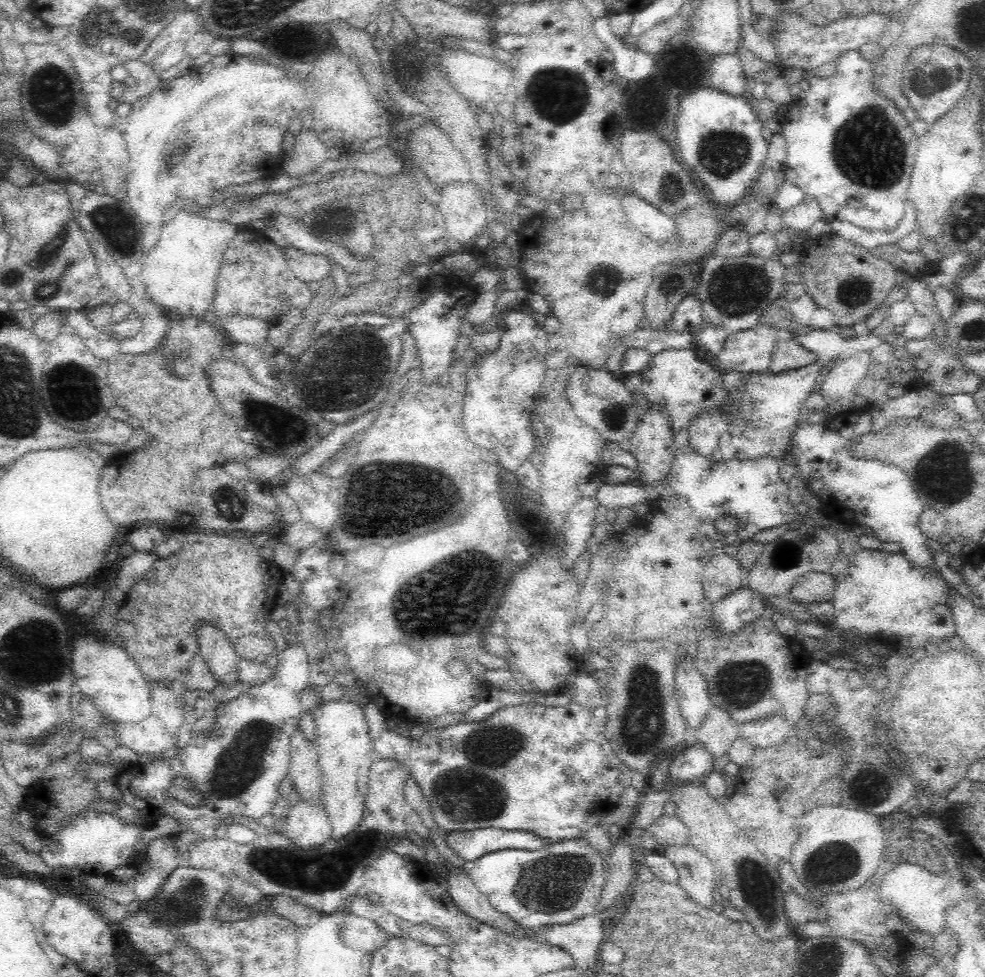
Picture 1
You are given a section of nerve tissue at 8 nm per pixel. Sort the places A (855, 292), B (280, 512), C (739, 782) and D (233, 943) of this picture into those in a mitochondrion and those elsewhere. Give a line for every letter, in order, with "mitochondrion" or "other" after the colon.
A: mitochondrion
B: other
C: other
D: other

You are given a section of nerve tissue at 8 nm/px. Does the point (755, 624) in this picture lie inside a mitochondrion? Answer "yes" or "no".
no

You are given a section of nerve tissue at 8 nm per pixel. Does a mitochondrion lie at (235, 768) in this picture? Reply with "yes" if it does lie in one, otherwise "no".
yes

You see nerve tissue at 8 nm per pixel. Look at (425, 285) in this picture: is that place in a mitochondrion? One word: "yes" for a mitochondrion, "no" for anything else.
no

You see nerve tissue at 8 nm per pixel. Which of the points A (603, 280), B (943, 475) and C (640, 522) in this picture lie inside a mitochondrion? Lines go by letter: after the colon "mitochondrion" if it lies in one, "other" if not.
A: mitochondrion
B: mitochondrion
C: other

